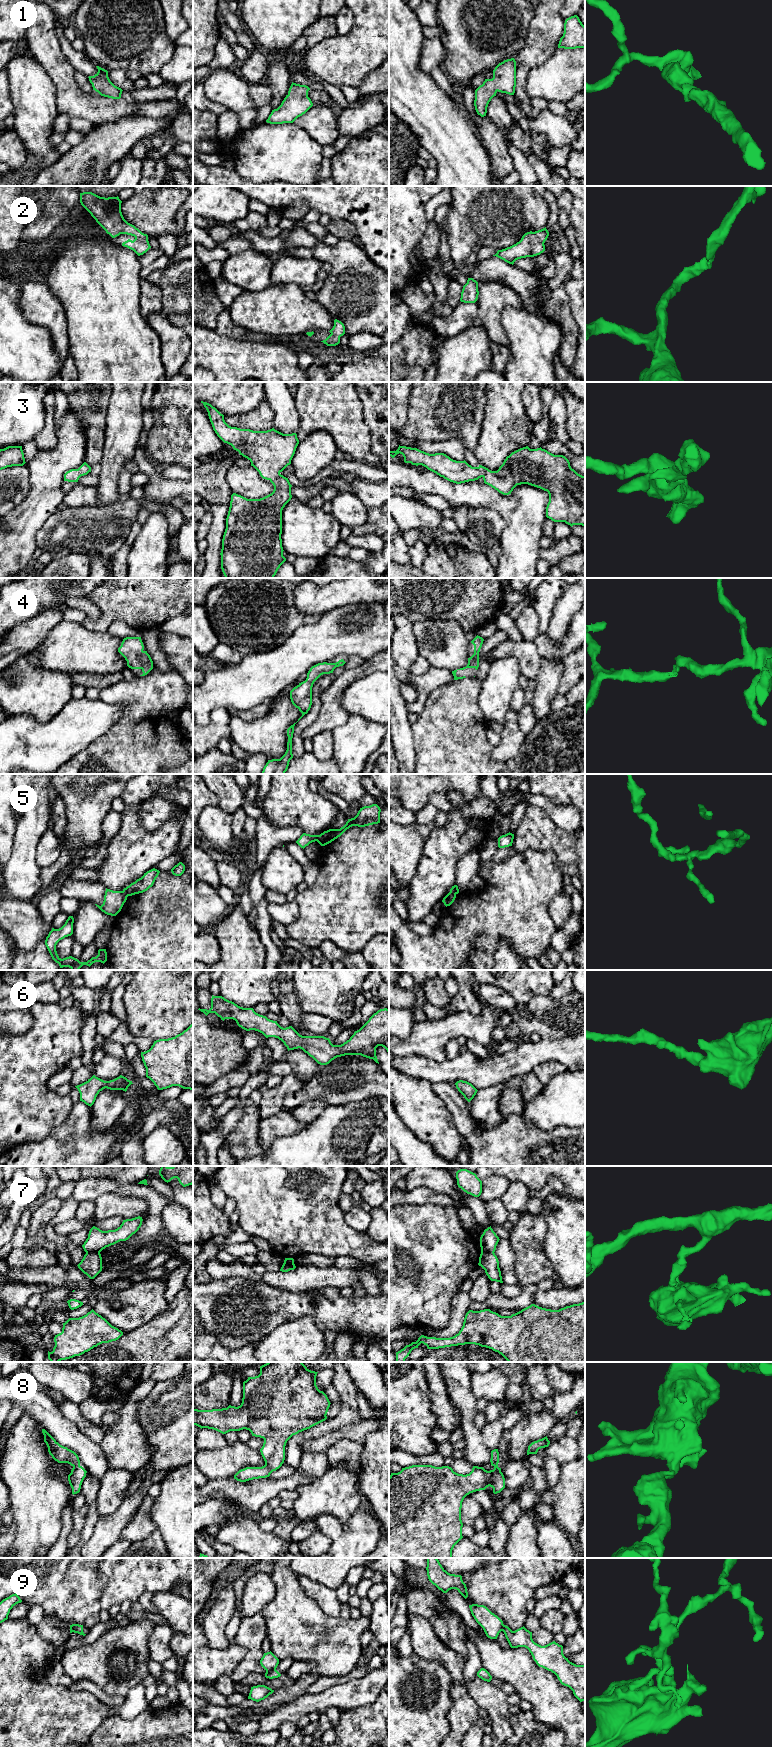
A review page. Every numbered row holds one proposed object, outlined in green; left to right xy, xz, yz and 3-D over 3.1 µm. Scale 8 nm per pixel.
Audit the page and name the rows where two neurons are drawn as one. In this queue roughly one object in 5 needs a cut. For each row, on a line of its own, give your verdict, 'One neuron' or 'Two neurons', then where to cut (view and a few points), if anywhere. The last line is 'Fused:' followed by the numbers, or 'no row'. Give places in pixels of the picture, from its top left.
1: One neuron. No split
2: One neuron. No split
3: One neuron. No split
4: One neuron. No split
5: Two neurons. Split along xz (319, 835), (316, 840)
6: One neuron. No split
7: Two neurons. Split along xy (86, 1251), (97, 1251), (99, 1253)
8: One neuron. No split
9: Two neurons. Split along xz (275, 1668), (266, 1672)
Fused: 5, 7, 9

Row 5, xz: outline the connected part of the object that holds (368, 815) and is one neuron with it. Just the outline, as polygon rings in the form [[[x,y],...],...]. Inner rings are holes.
[[[377,804],[370,806],[364,806],[360,808],[357,815],[354,818],[348,819],[346,824],[340,829],[329,829],[321,833],[317,842],[321,846],[325,846],[338,837],[340,837],[347,829],[352,826],[365,827],[373,824],[380,823],[381,809]]]

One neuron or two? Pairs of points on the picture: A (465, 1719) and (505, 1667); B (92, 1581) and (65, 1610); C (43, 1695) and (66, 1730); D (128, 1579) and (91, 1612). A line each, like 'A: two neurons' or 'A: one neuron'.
A: two neurons
B: one neuron
C: one neuron
D: two neurons

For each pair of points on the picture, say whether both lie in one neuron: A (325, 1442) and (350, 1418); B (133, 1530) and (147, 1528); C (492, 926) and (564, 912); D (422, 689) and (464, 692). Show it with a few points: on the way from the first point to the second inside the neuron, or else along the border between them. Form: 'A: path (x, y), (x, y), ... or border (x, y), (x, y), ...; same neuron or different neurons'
A: border (365, 1420), (340, 1426), (321, 1436); different neurons
B: path (136, 1530), (144, 1528); same neuron
C: border (559, 893), (549, 906), (549, 915), (555, 929); different neurons
D: border (454, 680), (439, 685), (429, 695), (422, 711); different neurons

